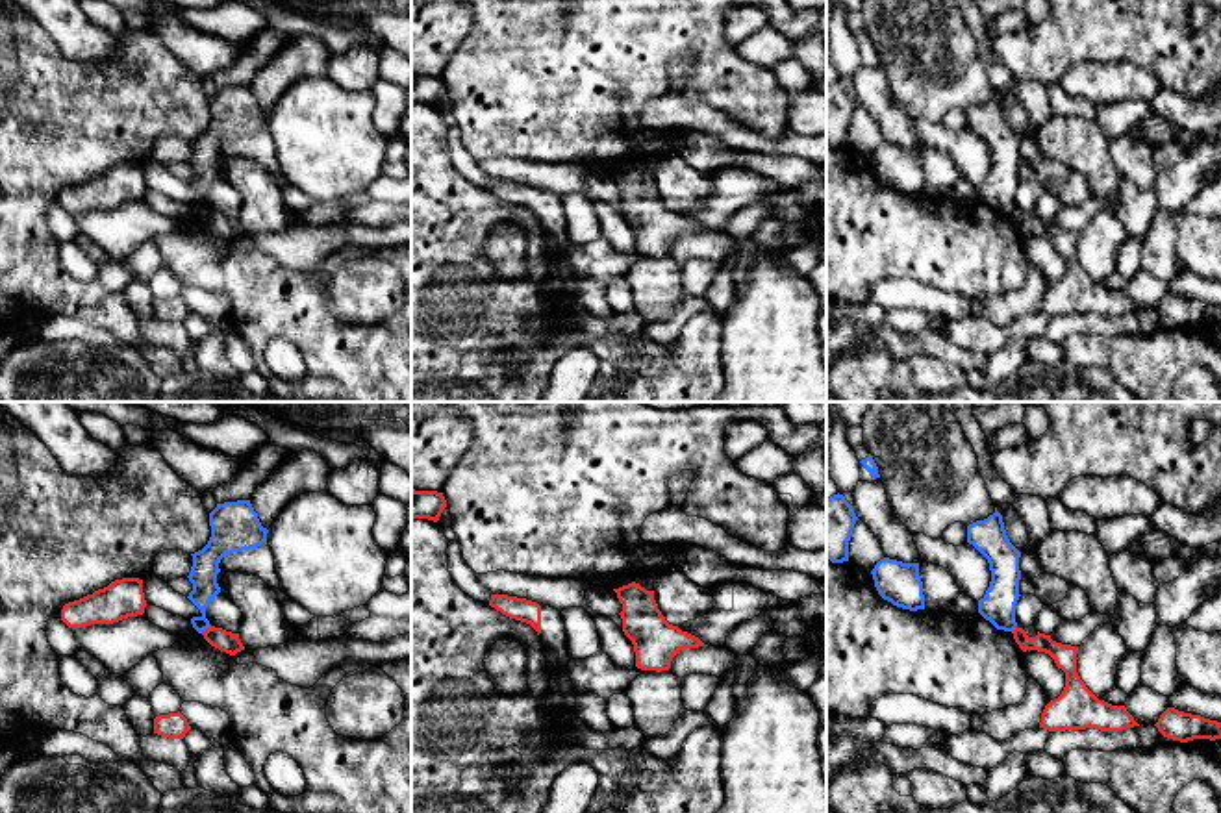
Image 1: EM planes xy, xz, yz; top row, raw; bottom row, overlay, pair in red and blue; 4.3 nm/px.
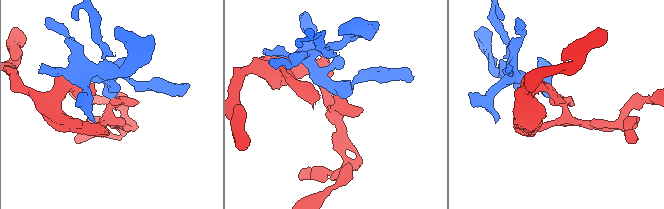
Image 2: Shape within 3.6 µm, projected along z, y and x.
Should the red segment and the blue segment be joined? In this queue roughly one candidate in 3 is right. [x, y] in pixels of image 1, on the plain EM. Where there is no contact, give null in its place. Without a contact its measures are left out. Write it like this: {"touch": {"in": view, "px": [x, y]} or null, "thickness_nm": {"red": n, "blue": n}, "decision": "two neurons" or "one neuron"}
{"touch": {"in": "xy", "px": [208, 213]}, "thickness_nm": {"red": 90, "blue": 120}, "decision": "two neurons"}

